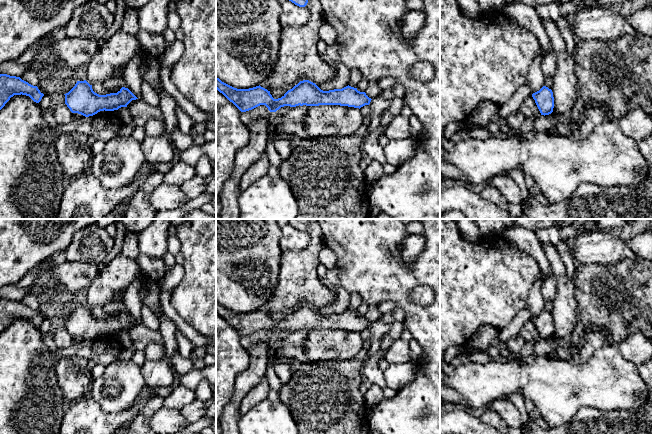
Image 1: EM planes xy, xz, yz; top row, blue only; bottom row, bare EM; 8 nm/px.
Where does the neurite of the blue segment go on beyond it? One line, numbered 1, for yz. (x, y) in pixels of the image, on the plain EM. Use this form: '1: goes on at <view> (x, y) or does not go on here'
1: does not go on here

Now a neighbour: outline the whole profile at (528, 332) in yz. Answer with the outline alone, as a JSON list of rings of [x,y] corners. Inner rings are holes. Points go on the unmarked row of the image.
[[[532,320],[525,322],[519,331],[519,334],[525,341],[538,341],[541,337]]]

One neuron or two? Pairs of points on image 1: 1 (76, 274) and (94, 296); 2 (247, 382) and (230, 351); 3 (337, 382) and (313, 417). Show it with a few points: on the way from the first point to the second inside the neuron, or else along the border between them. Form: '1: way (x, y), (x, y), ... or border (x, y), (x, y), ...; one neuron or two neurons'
1: border (99, 271), (88, 287); two neurons
2: border (247, 350), (249, 365), (236, 377), (233, 393); two neurons
3: way (329, 391), (317, 408); one neuron

